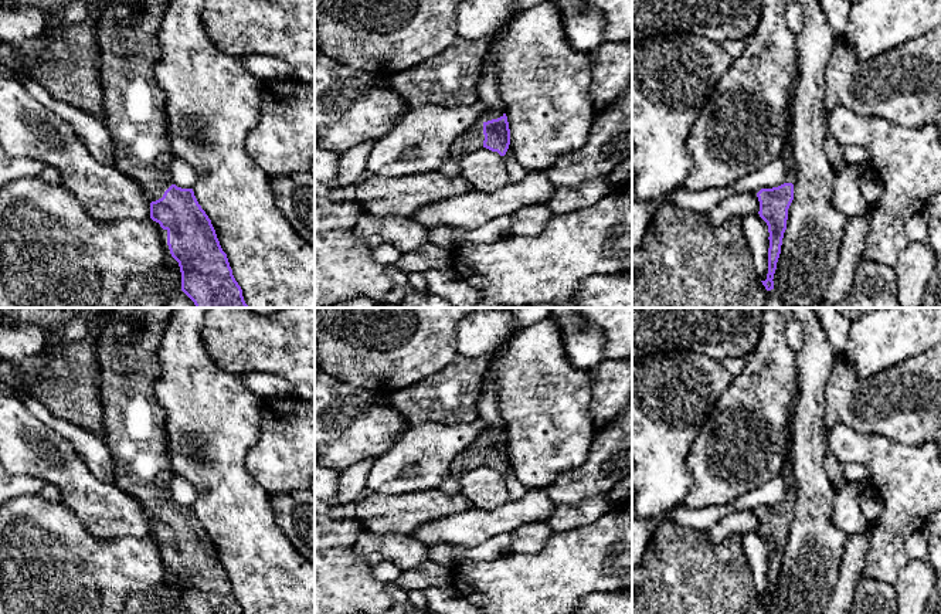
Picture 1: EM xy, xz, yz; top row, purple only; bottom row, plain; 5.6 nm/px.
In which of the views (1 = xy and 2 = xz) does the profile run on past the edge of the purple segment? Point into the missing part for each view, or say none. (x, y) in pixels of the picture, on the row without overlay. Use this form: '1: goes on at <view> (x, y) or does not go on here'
1: goes on at xy (135, 423)
2: goes on at xz (472, 457)

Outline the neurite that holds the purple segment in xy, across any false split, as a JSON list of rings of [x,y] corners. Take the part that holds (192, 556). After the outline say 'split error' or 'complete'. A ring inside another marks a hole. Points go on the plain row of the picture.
[[[109,308],[109,318],[135,319],[142,332],[122,340],[105,332],[96,342],[106,430],[103,441],[115,461],[113,482],[145,508],[150,519],[150,536],[167,549],[170,571],[181,590],[181,608],[187,614],[242,614],[211,537],[198,522],[193,506],[177,505],[170,493],[176,475],[167,455],[164,410],[156,400],[154,384],[160,377],[159,346],[173,309]]]; split error

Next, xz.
[[[503,431],[497,437],[475,441],[470,447],[455,457],[451,464],[451,474],[458,478],[468,469],[473,469],[480,465],[486,465],[505,474],[509,462],[510,447],[507,434]]]; split error

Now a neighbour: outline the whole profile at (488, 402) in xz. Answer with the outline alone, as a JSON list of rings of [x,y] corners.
[[[492,380],[482,384],[479,418],[486,423],[486,440],[503,434],[505,421],[497,408],[497,386]]]

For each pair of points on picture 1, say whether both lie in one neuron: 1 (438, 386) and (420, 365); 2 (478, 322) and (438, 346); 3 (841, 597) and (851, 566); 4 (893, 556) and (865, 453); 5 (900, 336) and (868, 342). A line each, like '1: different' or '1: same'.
1: different
2: different
3: same
4: same
5: same

